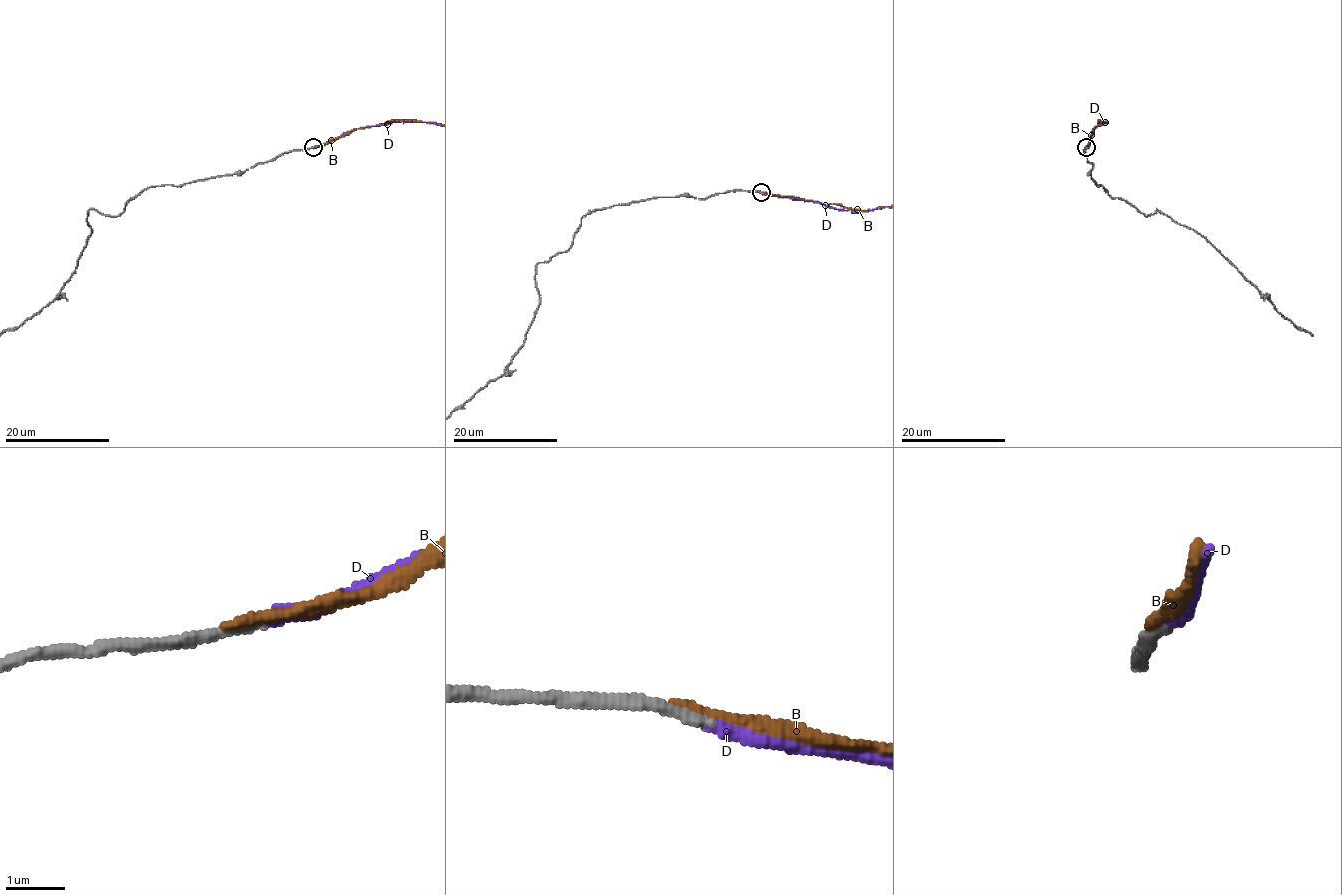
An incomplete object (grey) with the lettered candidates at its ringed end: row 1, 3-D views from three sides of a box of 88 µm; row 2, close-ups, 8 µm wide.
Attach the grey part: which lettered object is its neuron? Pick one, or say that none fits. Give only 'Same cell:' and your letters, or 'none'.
Same cell: D

